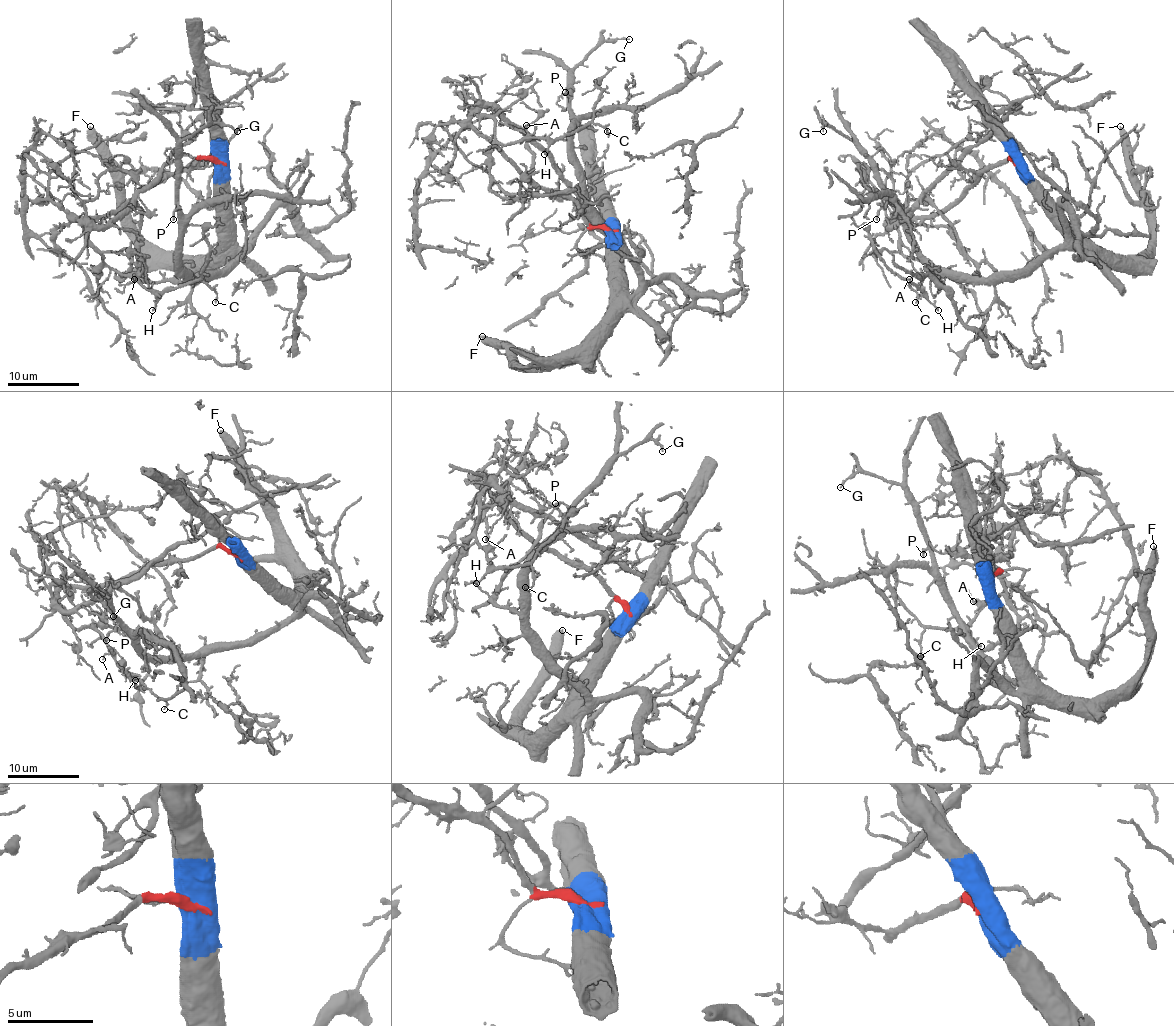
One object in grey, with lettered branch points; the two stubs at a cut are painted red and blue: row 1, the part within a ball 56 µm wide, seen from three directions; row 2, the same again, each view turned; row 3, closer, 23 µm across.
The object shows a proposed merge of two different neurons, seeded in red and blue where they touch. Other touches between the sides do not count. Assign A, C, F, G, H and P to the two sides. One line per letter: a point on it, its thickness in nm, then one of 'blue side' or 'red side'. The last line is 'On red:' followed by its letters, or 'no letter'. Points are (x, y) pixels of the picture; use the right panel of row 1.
A: at (909, 279); 90 nm thick; red side
C: at (915, 302); 80 nm thick; red side
F: at (1120, 126); 320 nm thick; blue side
G: at (823, 131); 120 nm thick; blue side
H: at (938, 310); 140 nm thick; red side
P: at (876, 219); 160 nm thick; blue side
On red: A, C, H

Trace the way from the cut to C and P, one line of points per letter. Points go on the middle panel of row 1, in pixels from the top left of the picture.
C: (611, 231), (536, 186), (471, 116), (487, 115), (500, 143), (563, 138), (593, 122), (608, 131)
P: (611, 231), (611, 260), (633, 294), (638, 267), (588, 201), (564, 91)

